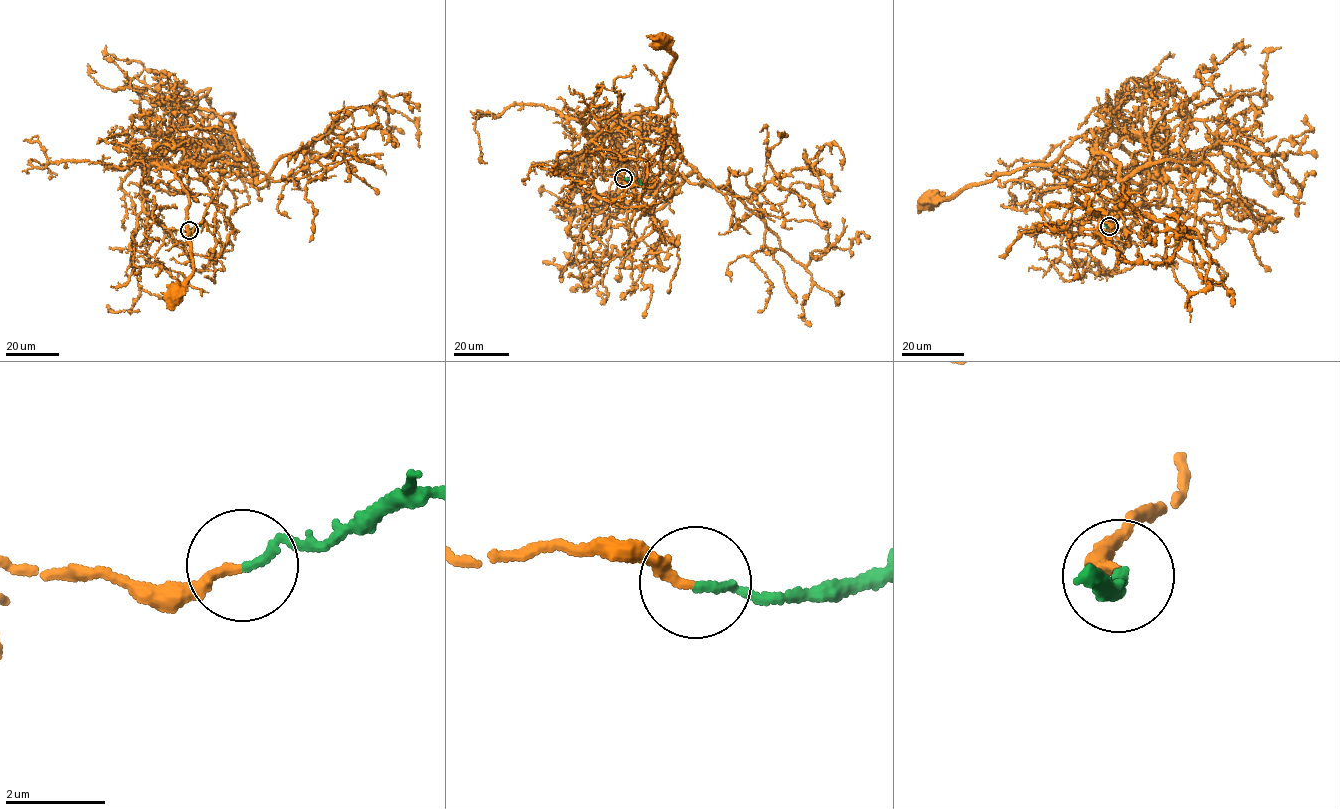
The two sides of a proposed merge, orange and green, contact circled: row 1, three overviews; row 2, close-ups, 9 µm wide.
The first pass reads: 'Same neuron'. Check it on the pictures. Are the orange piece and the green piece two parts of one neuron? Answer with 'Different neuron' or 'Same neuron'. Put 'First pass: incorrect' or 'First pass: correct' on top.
First pass: correct
Same neuron

